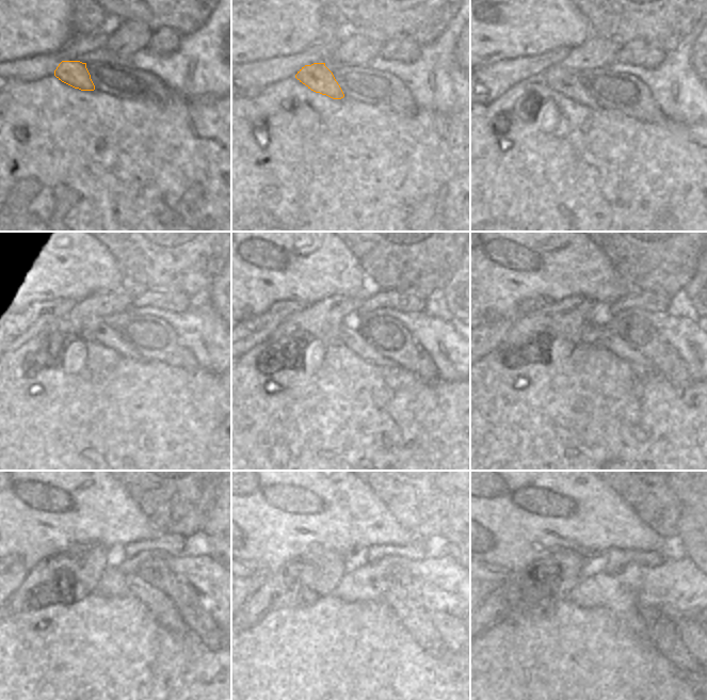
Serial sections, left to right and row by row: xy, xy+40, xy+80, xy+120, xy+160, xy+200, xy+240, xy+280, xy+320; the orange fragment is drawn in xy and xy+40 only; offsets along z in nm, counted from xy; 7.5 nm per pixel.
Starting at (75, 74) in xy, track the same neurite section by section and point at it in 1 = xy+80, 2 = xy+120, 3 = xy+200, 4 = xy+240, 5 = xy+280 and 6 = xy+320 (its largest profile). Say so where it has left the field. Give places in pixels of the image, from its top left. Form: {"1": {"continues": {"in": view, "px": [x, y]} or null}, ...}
{"1": {"continues": {"in": "xy+80", "px": [559, 79]}}, "2": {"continues": {"in": "xy+120", "px": [103, 334]}}, "3": {"continues": {"in": "xy+200", "px": [641, 365]}}, "4": {"continues": {"in": "xy+240", "px": [165, 610]}}, "5": {"continues": {"in": "xy+280", "px": [416, 620]}}, "6": {"continues": {"in": "xy+320", "px": [661, 630]}}}

